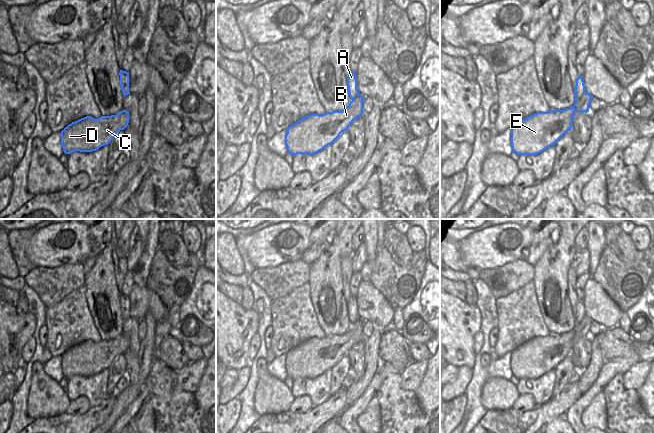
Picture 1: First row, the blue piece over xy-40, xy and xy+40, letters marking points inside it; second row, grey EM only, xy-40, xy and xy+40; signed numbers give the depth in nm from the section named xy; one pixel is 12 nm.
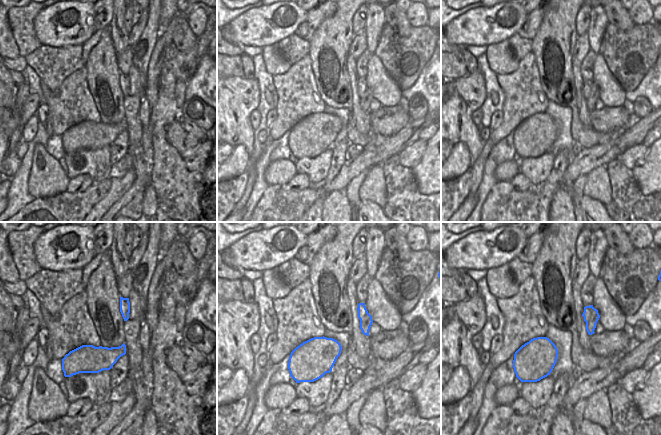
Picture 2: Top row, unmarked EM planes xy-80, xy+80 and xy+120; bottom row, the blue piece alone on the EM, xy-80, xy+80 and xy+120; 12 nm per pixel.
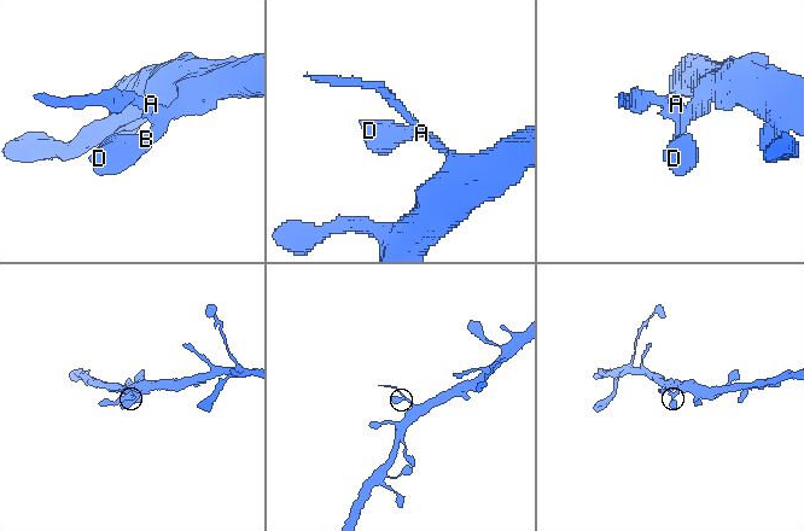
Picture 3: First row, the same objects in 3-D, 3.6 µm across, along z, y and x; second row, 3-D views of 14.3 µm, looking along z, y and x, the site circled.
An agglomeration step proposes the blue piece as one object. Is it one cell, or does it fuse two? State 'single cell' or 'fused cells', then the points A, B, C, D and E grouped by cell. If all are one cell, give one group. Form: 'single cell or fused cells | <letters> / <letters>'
fused cells | A / B C D E

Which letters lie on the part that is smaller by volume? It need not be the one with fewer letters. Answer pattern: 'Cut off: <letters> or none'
Cut off: A

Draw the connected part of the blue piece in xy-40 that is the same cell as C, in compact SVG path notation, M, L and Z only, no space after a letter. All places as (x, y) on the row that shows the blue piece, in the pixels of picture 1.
M126 110L98 119L86 116L72 122L61 131L61 146L66 154L75 151L96 151L108 145L120 130L128 126L128 123L129 112Z

